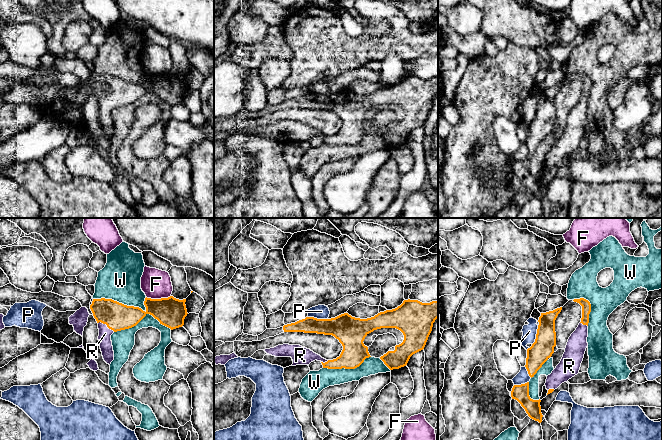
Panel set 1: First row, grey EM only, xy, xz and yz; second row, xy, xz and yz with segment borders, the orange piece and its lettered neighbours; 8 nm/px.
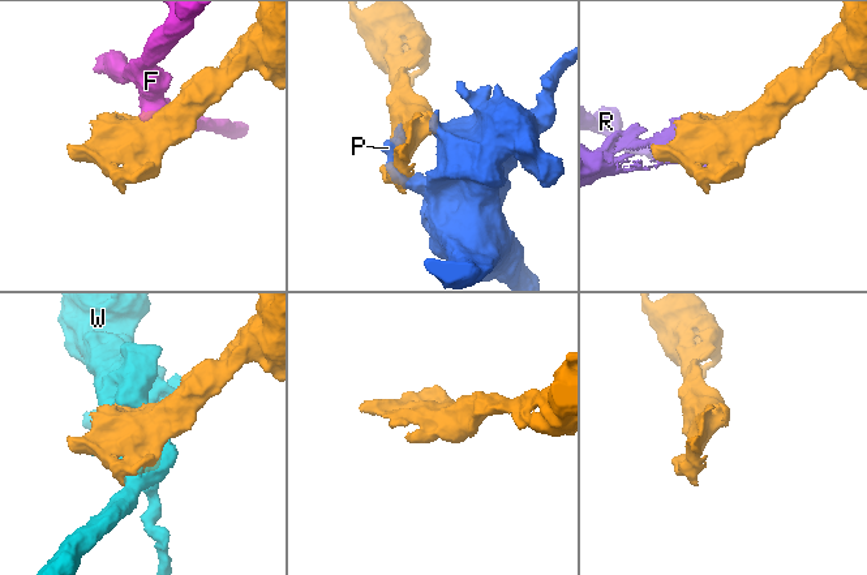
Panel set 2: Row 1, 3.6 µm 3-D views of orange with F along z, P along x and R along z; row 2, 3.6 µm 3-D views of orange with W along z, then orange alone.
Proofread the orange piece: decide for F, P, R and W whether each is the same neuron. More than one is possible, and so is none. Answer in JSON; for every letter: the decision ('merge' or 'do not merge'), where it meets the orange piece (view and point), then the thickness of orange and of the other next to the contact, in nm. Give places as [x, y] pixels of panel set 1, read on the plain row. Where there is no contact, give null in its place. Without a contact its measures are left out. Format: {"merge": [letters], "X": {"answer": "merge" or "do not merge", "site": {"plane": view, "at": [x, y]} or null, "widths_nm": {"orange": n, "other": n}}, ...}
{"merge": ["R"], "F": {"answer": "do not merge", "site": {"plane": "xy", "at": [158, 75]}, "widths_nm": {"orange": 240, "other": 240}}, "P": {"answer": "do not merge", "site": {"plane": "xz", "at": [318, 95]}, "widths_nm": {"orange": 220, "other": 110}}, "R": {"answer": "merge", "site": {"plane": "xy", "at": [106, 100]}, "widths_nm": {"orange": 220, "other": 100}}, "W": {"answer": "do not merge", "site": {"plane": "xy", "at": [132, 82]}, "widths_nm": {"orange": 220, "other": 340}}}

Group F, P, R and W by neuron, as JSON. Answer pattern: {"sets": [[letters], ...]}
{"sets": [["F"], ["P"], ["R"], ["W"]]}

